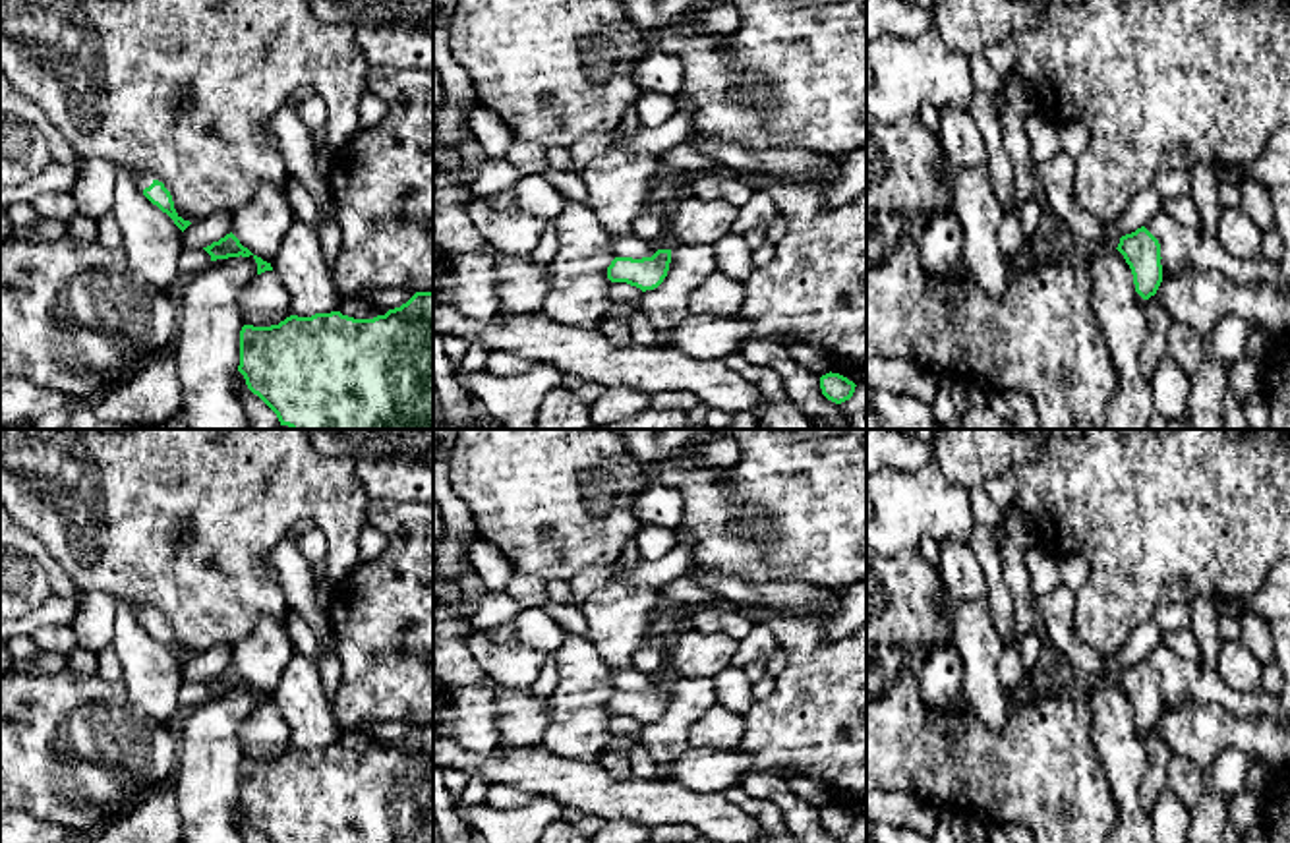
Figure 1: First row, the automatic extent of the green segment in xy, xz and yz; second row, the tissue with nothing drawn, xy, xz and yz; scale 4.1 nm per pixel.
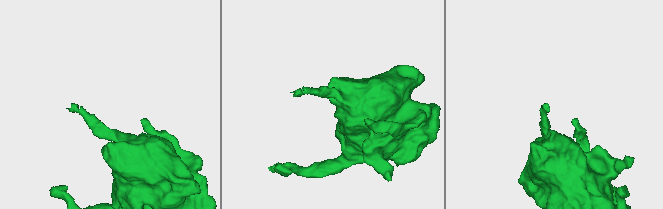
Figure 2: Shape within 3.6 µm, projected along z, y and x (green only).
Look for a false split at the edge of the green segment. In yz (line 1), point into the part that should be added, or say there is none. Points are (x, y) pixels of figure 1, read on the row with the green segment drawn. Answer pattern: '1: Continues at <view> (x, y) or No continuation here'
1: No continuation here

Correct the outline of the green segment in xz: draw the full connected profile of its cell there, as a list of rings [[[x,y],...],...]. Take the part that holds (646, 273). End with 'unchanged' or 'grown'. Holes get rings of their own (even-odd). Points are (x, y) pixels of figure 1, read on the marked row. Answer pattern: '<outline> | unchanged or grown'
[[[658,249],[652,257],[615,257],[607,267],[611,282],[627,282],[642,292],[658,288],[667,276],[671,249]]] | unchanged

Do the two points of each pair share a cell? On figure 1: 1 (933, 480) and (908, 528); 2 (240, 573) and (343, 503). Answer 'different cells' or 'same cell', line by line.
1: same cell
2: same cell

